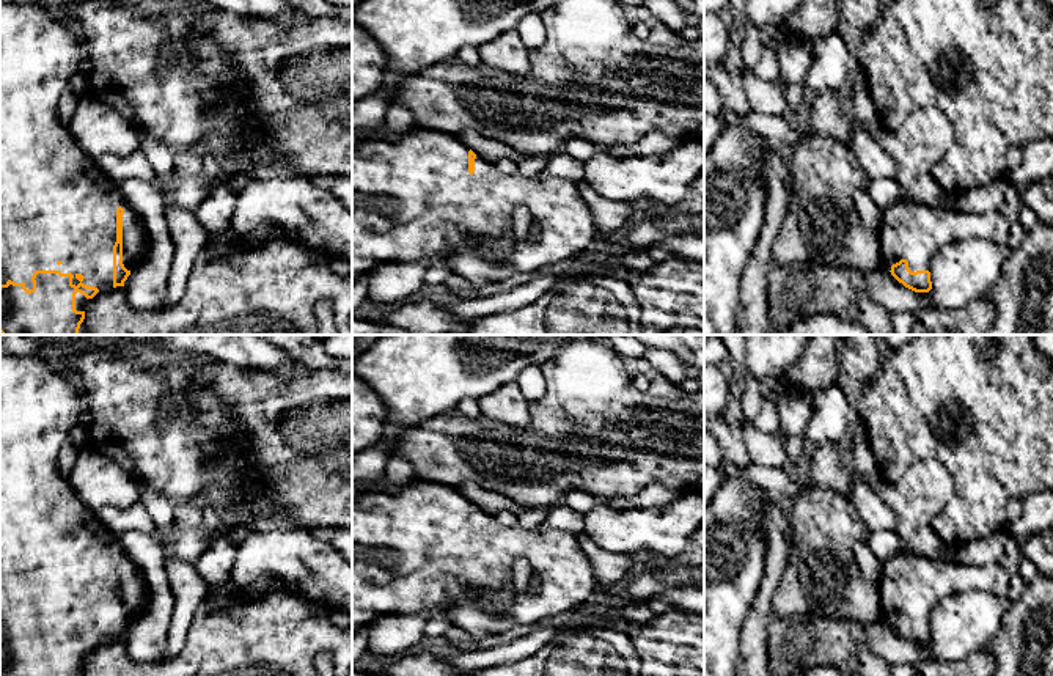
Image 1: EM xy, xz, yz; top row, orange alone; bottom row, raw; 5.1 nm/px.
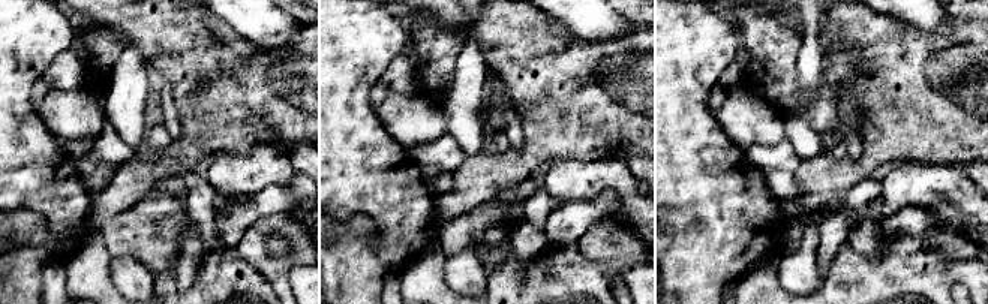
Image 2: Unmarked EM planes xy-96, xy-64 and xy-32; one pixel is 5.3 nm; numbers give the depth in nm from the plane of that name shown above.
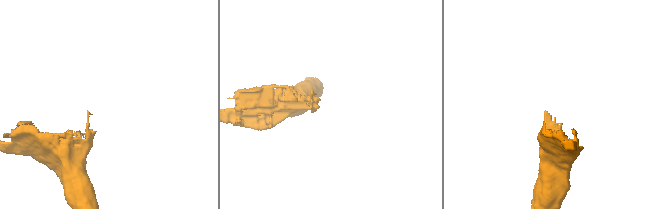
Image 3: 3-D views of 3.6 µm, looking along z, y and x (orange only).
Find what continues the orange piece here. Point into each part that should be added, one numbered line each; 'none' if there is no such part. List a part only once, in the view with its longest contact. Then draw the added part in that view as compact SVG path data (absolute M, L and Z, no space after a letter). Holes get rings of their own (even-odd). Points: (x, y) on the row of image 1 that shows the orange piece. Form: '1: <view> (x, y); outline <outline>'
1: xy (57, 205); outline M0 0L0 283L6 285L8 280L14 283L24 283L30 291L33 289L31 277L36 270L60 270L61 274L72 274L72 285L80 281L75 278L82 274L83 285L94 286L99 292L110 291L113 288L113 245L116 242L116 209L121 206L123 214L123 264L127 270L134 272L149 255L151 236L145 226L143 217L126 204L123 200L118 184L105 176L97 165L96 159L90 157L79 146L75 138L71 135L68 126L63 124L58 113L58 101L63 90L72 74L75 74L85 60L86 42L85 38L74 31L72 20L52 19L46 9L36 3L11 3ZM97 292L97 294L99 294Z

